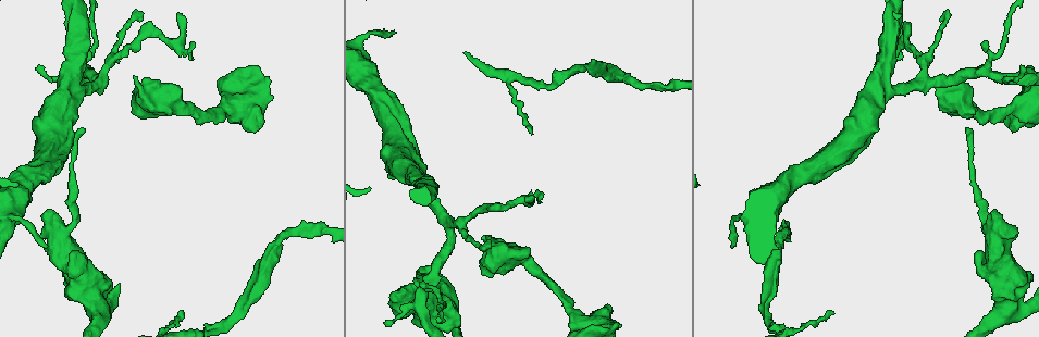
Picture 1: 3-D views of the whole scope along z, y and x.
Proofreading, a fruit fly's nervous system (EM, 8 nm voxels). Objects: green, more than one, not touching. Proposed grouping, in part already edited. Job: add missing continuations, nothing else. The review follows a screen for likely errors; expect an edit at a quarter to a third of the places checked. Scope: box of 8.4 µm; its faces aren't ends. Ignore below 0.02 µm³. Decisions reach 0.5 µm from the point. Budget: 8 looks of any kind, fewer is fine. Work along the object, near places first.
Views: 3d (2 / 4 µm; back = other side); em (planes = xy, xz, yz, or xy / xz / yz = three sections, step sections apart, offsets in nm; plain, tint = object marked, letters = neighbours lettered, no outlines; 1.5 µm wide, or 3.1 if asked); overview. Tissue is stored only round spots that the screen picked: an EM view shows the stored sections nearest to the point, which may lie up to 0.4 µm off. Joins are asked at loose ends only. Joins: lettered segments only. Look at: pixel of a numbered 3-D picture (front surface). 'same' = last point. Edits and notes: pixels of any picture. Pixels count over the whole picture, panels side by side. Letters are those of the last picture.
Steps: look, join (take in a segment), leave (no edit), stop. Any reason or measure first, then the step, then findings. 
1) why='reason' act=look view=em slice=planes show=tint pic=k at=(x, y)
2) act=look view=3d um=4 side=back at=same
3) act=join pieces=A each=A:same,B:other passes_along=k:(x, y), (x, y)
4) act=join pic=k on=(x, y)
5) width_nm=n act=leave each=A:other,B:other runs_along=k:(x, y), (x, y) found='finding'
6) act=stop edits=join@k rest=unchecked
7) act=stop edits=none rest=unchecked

why='thick end' act=look view=em slice=xz step=4 show=letters pic=1 at=(974, 109)

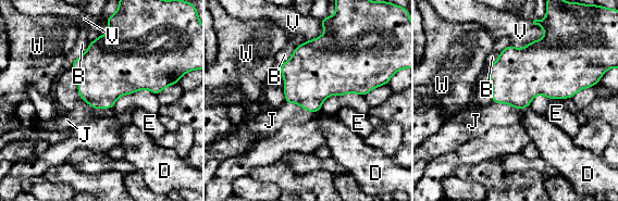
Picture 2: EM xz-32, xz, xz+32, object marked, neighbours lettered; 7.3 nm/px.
why='cut it another way' act=look view=em slice=planes show=letters at=same

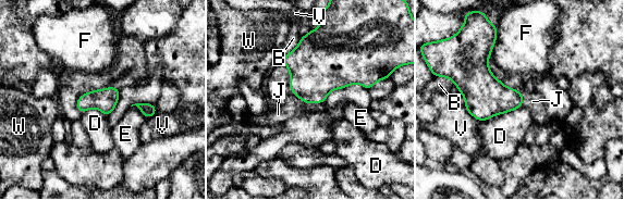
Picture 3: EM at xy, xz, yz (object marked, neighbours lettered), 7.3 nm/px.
act=join pieces=J each=B:other,D:other,E:other,F:other,J:same,V:other,W:other passes_along=3:(488, 97), (522, 100), (533, 101) found='it goes on there'

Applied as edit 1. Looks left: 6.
why='an open end' act=look view=3d um=4 pic=1 at=(139, 18)

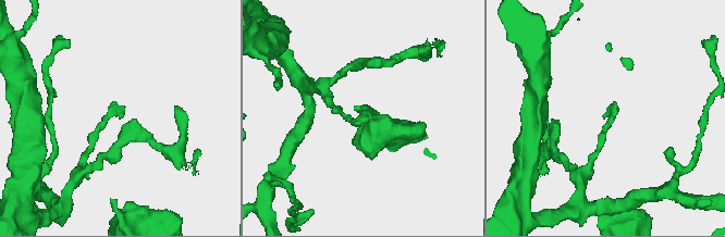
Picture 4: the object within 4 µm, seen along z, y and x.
act=look view=em slice=xy step=8 show=letters pic=4 at=(606, 115)

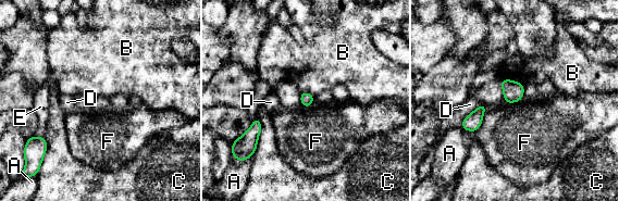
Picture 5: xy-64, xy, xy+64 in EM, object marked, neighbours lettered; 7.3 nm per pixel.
act=leave each=A:other,B:other,C:other,D:other,E:other,F:other border=5:(487, 108), (482, 124), (475, 130) found='no lettered segment goes on from it'

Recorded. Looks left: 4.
why='branch stops here' act=look view=3d um=4 pic=1 at=(541, 202)

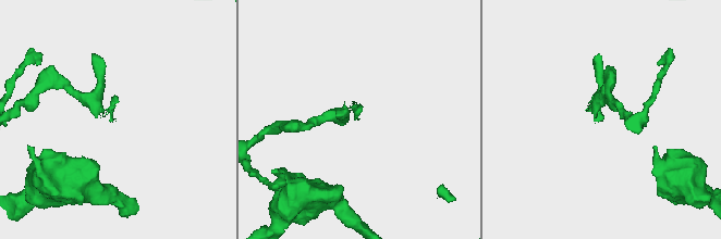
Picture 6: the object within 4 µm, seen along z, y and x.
why='now the EM' act=look view=em slice=planes show=letters pic=6 at=(602, 119)

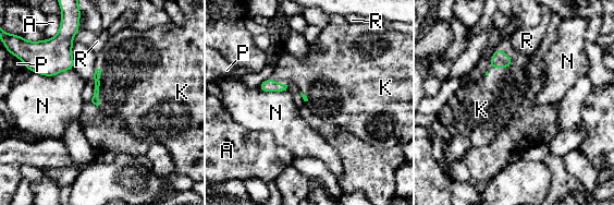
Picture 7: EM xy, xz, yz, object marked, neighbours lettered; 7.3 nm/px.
act=join pieces=K each=A:other,K:same,N:other,P:other,R:other passes_along=7:(95, 99), (98, 94), (131, 103) found='it goes on there'

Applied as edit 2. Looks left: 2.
act=stop edits=join@3,join@7 rest=unchecked

